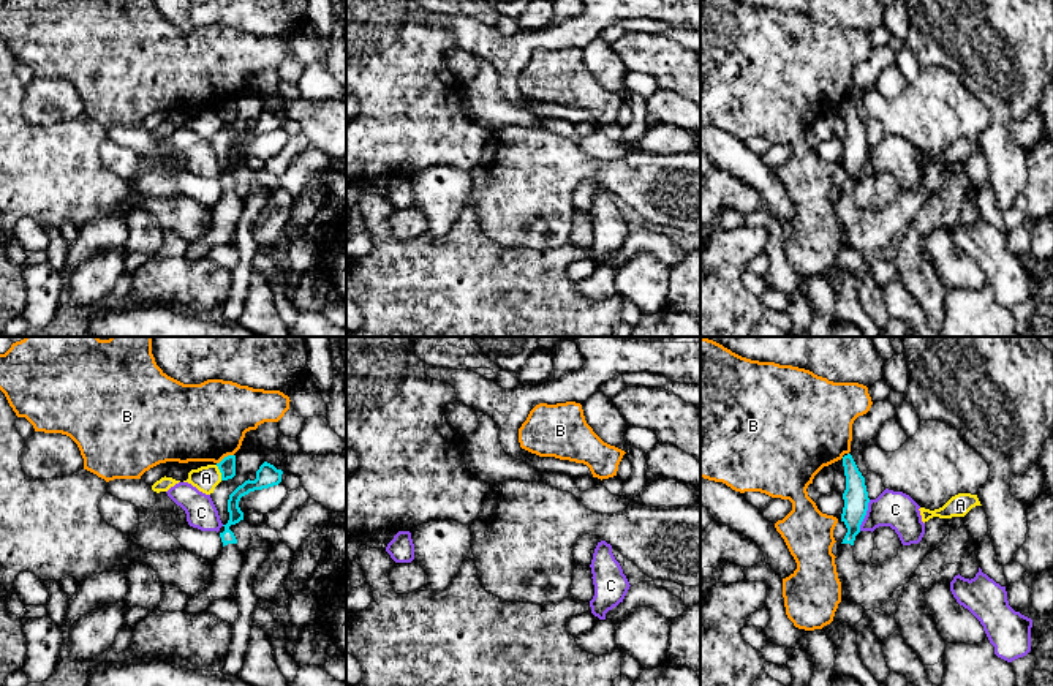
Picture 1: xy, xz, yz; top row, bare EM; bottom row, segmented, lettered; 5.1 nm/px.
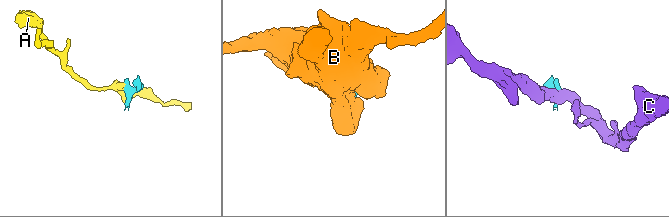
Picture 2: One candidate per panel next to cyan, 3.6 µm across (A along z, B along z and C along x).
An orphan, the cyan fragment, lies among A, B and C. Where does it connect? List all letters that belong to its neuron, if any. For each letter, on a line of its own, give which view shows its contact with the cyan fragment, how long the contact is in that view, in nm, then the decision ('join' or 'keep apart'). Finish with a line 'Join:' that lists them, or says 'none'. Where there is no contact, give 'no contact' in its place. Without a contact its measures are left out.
A: meets cyan in xy; contact 90 nm long; keep apart
B: meets cyan in xy; contact 100 nm long; keep apart
C: meets cyan in yz; contact 170 nm long; keep apart
Join: none

